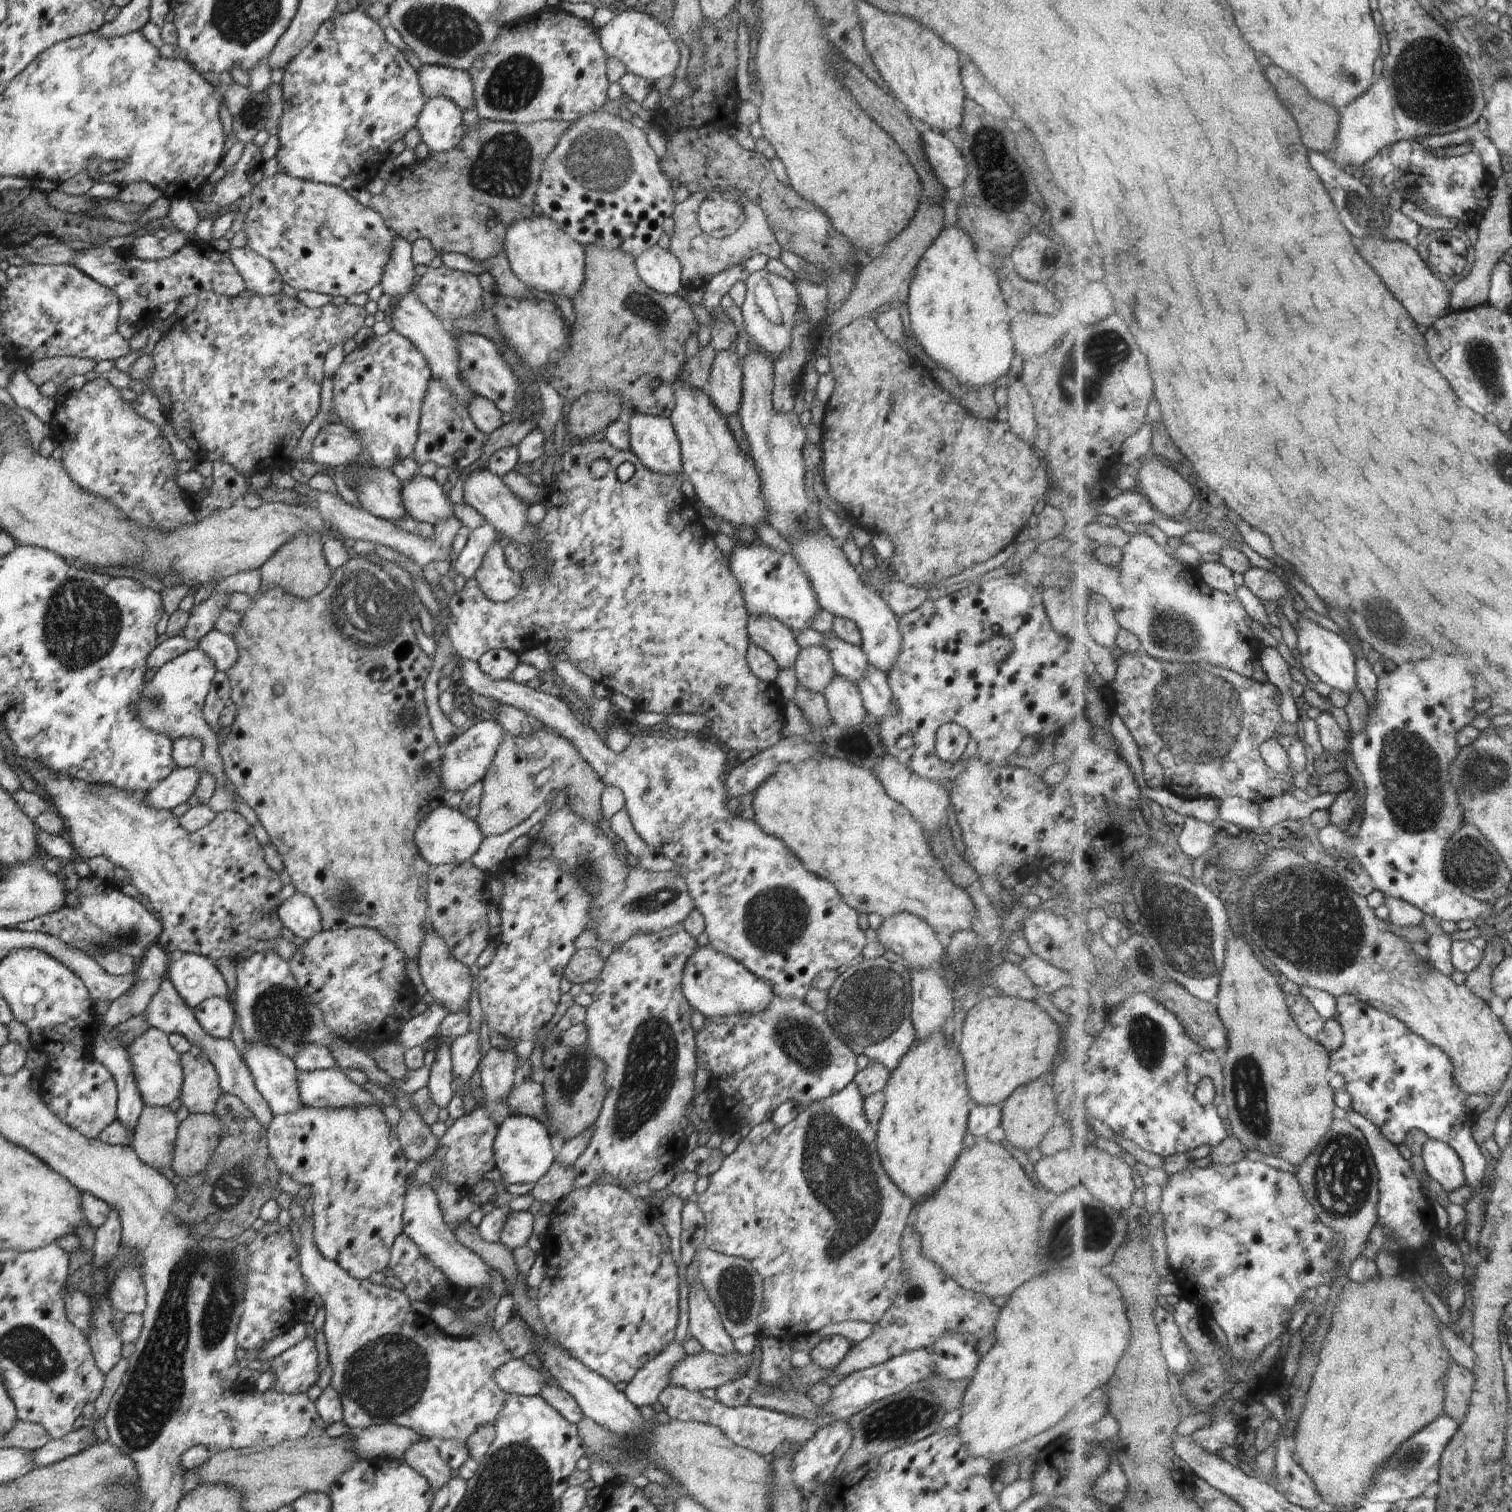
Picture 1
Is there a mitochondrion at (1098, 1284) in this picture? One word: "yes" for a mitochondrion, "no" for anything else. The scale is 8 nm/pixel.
no

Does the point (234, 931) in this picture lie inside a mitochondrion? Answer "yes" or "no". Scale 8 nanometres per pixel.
no

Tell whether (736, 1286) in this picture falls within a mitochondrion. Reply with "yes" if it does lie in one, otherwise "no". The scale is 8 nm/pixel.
yes

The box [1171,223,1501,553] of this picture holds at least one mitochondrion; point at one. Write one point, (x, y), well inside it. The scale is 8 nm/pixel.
(1434, 251)

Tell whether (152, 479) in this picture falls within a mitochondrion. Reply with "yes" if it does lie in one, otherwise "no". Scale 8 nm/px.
no

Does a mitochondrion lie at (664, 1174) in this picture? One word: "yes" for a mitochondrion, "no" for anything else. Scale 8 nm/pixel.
no

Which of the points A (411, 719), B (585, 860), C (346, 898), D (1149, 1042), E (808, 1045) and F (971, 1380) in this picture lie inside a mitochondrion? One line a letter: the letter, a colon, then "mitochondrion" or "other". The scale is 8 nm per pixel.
A: mitochondrion
B: mitochondrion
C: mitochondrion
D: mitochondrion
E: mitochondrion
F: other

